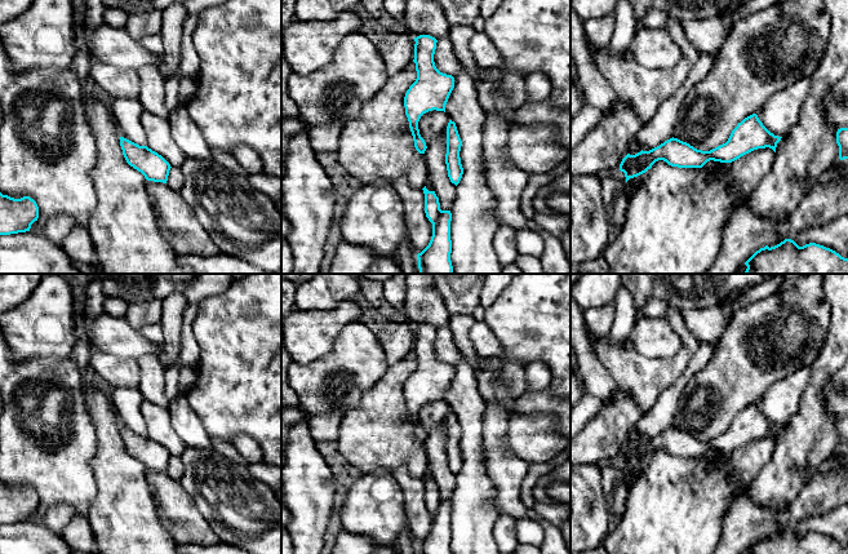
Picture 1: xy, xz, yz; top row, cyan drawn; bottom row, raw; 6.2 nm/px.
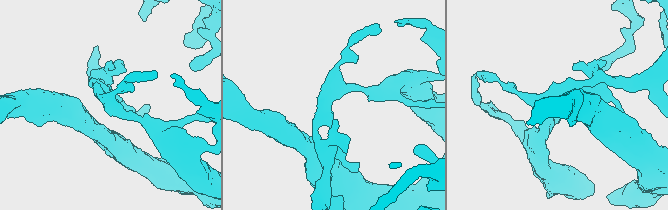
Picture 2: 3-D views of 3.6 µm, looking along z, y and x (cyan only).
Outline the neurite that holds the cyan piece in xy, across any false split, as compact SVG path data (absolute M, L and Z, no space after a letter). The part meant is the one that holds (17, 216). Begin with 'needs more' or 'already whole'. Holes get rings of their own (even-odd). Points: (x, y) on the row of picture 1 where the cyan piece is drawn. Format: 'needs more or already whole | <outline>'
already whole | M0 192L0 235L30 231L37 218L39 207L34 199L14 199Z

